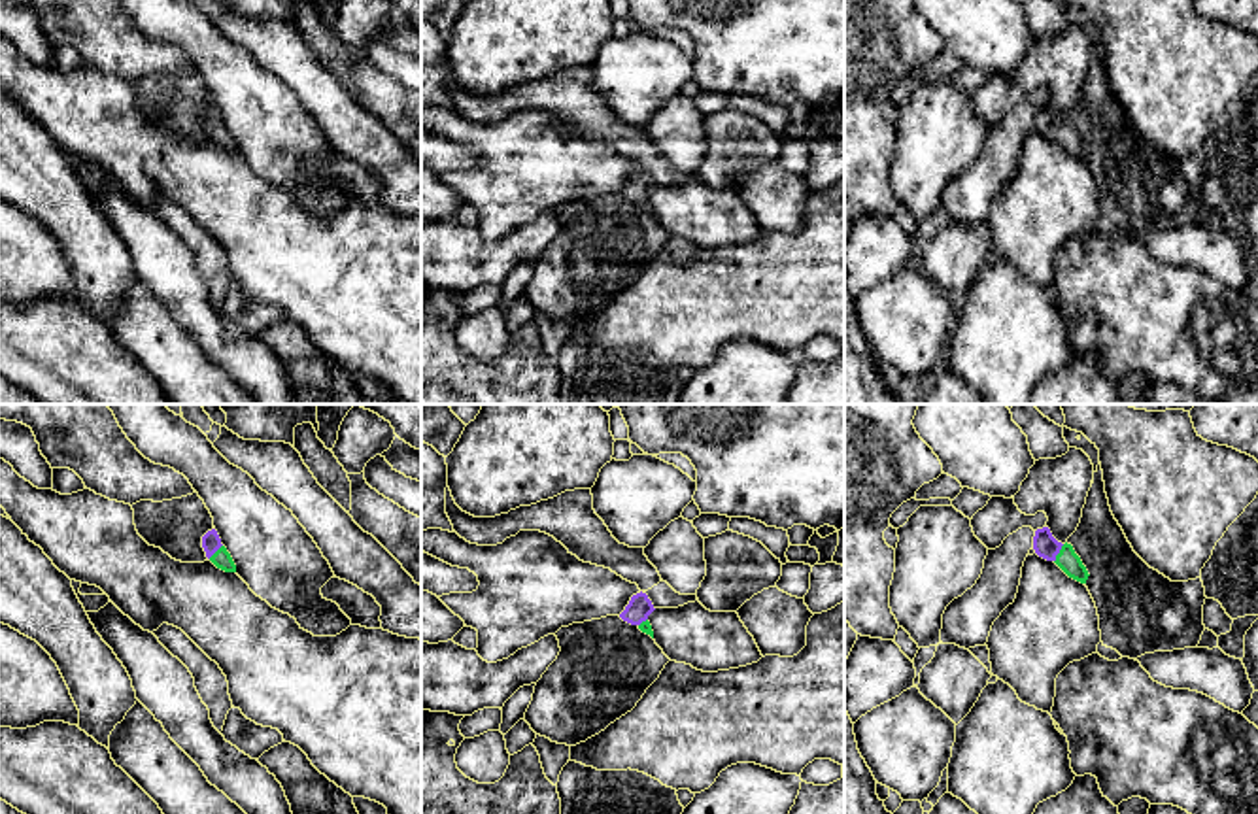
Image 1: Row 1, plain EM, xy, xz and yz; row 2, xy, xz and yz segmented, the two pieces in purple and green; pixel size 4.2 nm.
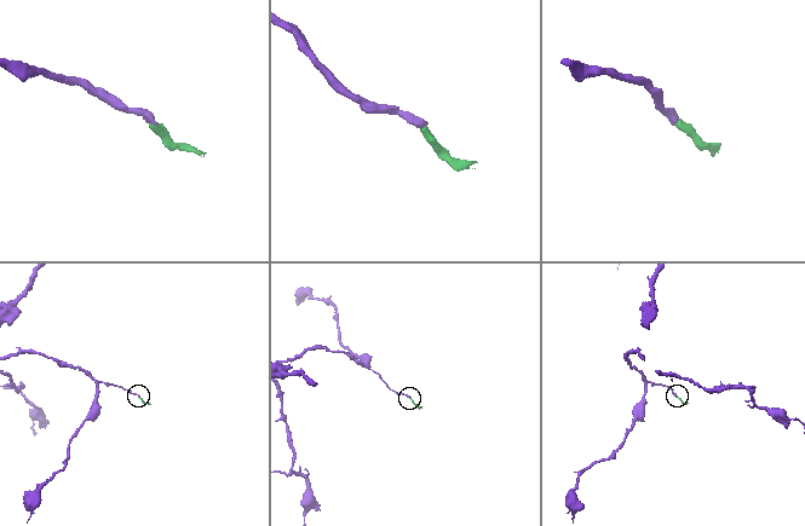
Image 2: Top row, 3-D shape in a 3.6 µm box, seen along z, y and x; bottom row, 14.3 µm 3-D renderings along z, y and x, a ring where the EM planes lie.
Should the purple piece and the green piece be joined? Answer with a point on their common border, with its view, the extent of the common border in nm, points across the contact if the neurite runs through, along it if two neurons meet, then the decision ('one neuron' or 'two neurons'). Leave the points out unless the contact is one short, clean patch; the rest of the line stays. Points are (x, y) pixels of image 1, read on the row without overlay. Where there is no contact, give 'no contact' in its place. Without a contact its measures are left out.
yz (1058, 129) | 90 nm | across yz (1045, 121), (1058, 129), (1066, 136) | one neuron

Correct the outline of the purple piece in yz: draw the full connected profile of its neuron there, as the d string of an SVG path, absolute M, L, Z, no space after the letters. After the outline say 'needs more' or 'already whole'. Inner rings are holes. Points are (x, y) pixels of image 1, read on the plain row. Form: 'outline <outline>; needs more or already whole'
outline M1048 104L1037 106L1033 113L1033 127L1039 134L1054 138L1069 155L1086 161L1088 147L1071 121L1058 119Z; needs more

